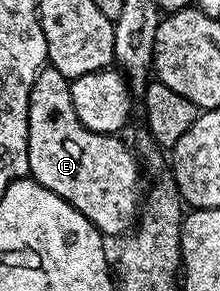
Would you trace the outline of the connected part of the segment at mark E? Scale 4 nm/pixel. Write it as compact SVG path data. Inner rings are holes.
M51 65L44 66L38 77L34 77L28 106L28 170L31 178L37 183L58 193L58 197L74 205L74 209L85 215L99 229L101 235L123 236L133 230L142 207L140 167L136 164L131 149L120 140L120 137L94 133L86 129L82 121L78 121L78 113L74 113L74 101L70 97L71 88L69 79Z

